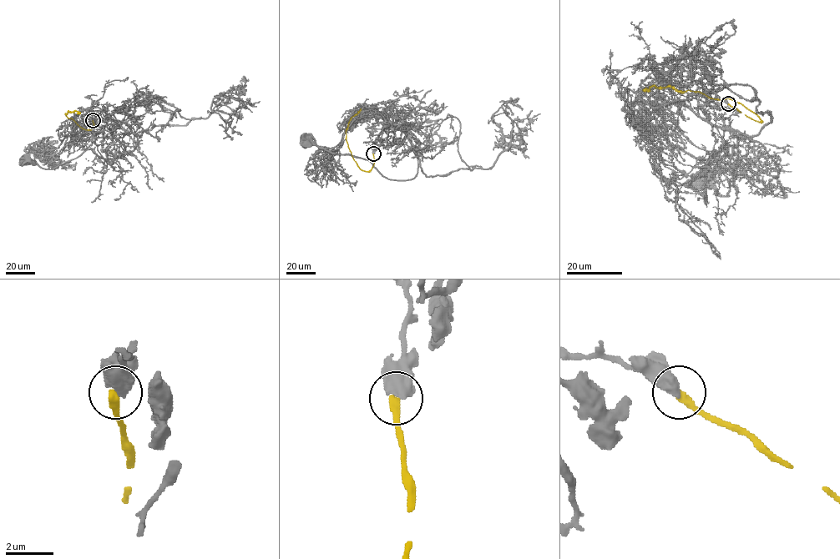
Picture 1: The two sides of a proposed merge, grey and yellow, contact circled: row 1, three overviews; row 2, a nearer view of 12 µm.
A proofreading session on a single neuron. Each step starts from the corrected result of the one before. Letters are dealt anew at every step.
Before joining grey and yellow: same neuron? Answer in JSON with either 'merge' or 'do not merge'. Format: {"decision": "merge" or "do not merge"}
{"decision": "do not merge"}

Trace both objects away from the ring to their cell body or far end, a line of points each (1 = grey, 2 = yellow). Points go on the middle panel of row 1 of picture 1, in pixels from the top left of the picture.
1: (373, 153), (382, 125), (395, 125), (410, 139), (417, 174), (389, 179), (369, 160), (304, 140)
2: (373, 153), (371, 168), (363, 171), (352, 157), (346, 140), (346, 130), (350, 119), (361, 108)

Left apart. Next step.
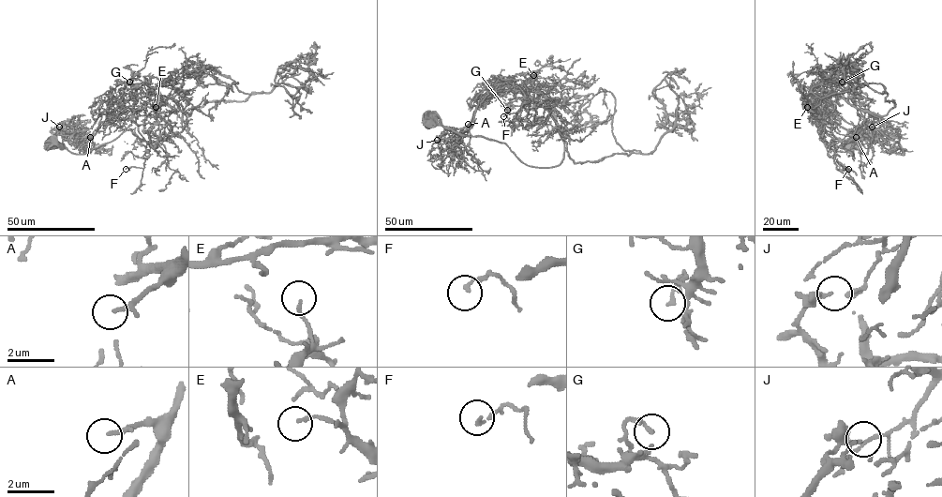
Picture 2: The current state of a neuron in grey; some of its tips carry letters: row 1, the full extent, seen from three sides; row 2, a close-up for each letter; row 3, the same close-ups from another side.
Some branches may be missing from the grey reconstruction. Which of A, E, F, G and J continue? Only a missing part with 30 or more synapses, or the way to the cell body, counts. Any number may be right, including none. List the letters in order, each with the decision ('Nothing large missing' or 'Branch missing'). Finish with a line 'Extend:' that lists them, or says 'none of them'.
A: Branch missing
E: Nothing large missing
F: Nothing large missing
G: Nothing large missing
J: Nothing large missing
Extend: A

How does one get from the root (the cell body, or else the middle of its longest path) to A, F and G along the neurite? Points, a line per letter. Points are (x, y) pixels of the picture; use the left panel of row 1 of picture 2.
A: (50, 144), (83, 154), (127, 130), (158, 141), (178, 134), (186, 116), (168, 97), (129, 98), (90, 137)
F: (50, 144), (83, 154), (127, 130), (175, 135), (186, 116), (171, 99), (135, 101), (149, 156), (126, 169)
G: (50, 144), (83, 154), (127, 130), (156, 141), (184, 128), (186, 116), (171, 99), (144, 82), (129, 82)

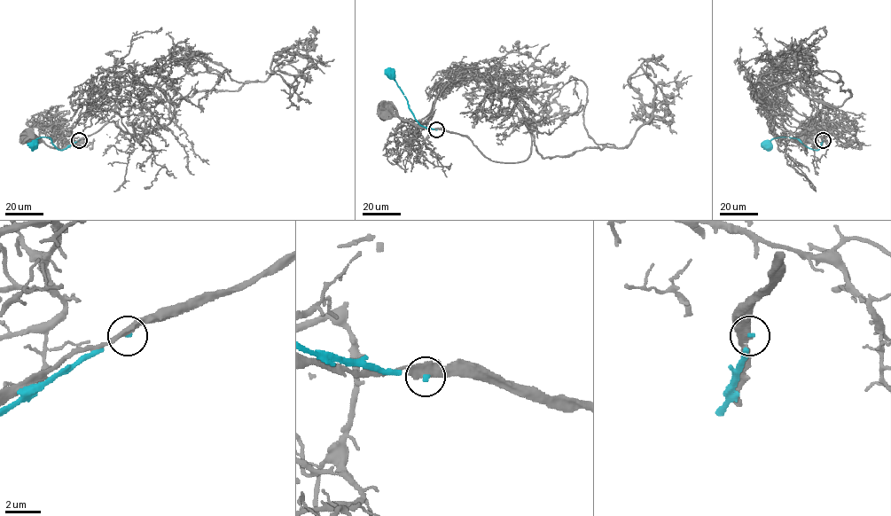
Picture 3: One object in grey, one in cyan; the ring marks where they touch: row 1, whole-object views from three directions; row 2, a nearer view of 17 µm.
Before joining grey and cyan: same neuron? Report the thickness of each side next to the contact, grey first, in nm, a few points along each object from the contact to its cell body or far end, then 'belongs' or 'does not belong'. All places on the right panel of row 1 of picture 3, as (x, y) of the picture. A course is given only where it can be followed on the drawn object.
380 nm thick on the grey side, 150 nm on the other; grey runs (823, 140), (816, 148), (809, 138), (804, 137); cyan runs (823, 140), (821, 146), (814, 150), (789, 136), (772, 138), (767, 144); does not belong

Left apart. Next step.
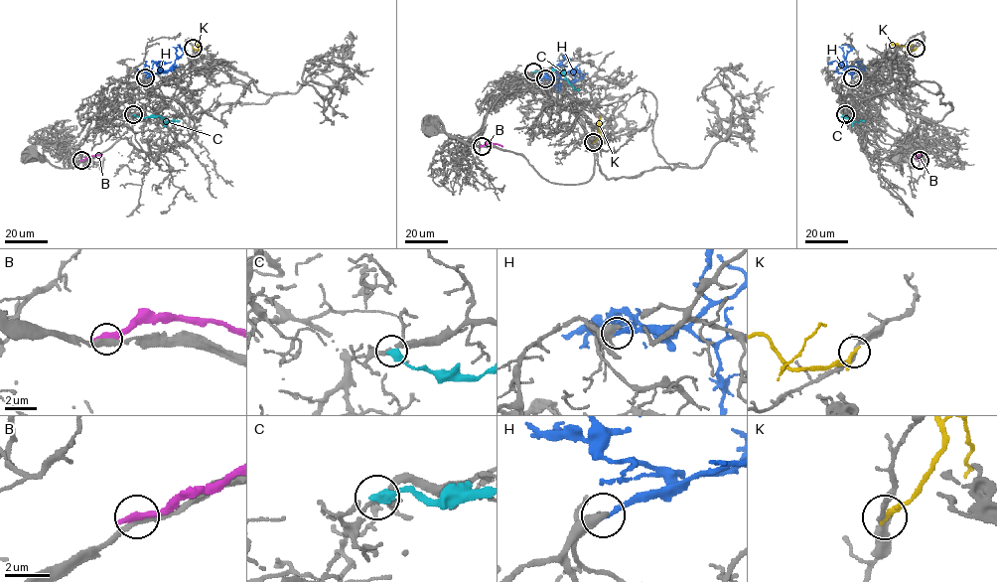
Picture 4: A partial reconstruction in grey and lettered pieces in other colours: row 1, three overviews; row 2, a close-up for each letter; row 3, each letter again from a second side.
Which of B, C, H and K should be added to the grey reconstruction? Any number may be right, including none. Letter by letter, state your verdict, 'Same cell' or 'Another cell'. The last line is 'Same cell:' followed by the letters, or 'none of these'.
B: Another cell
C: Another cell
H: Same cell
K: Another cell
Same cell: H

